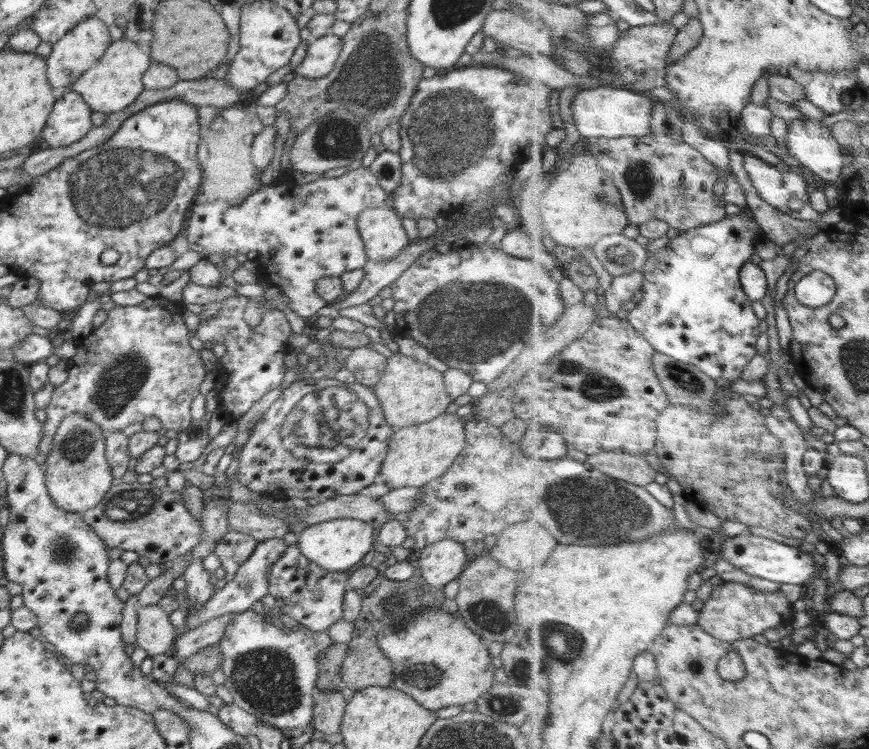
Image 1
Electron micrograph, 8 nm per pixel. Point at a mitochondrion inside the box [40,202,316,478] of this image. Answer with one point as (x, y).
(117, 386)

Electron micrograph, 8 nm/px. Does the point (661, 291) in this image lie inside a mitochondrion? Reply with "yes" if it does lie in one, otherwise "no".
no

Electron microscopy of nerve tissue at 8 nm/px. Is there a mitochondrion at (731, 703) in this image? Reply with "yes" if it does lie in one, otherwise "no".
yes

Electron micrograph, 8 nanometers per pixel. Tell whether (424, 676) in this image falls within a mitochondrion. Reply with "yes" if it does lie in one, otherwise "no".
yes

